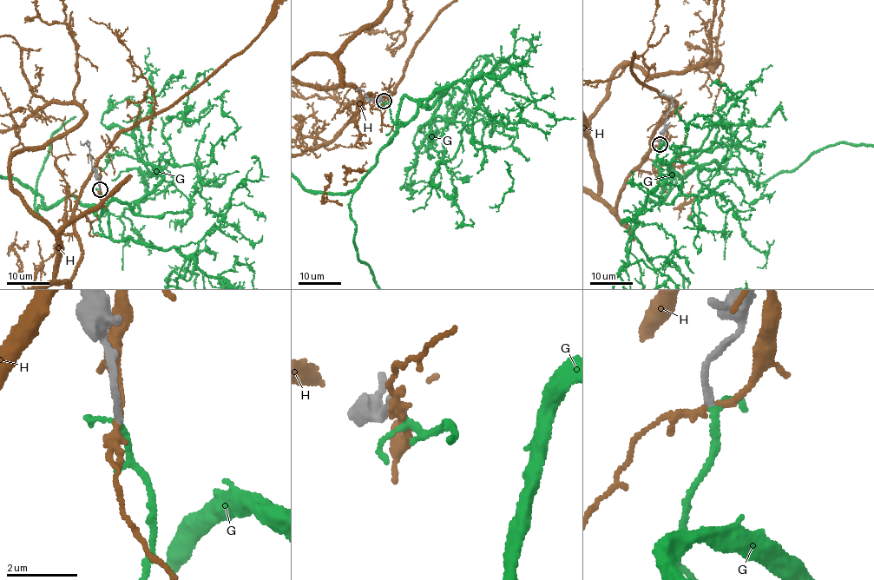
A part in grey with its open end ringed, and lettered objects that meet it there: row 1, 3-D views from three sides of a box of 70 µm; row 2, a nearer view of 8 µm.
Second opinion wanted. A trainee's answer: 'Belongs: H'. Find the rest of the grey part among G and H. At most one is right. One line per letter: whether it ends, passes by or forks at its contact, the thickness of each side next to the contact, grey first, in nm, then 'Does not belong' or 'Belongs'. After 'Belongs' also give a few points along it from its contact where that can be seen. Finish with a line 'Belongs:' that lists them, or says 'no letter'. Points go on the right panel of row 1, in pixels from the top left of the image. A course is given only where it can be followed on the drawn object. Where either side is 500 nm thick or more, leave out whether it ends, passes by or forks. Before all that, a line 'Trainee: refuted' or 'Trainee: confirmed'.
Trainee: refuted
G: It passes by. Thickness 170 nm (grey) against 150 nm. Belongs
H: It passes by. Thickness 170 nm (grey) against 200 nm. Does not belong
Belongs: G

